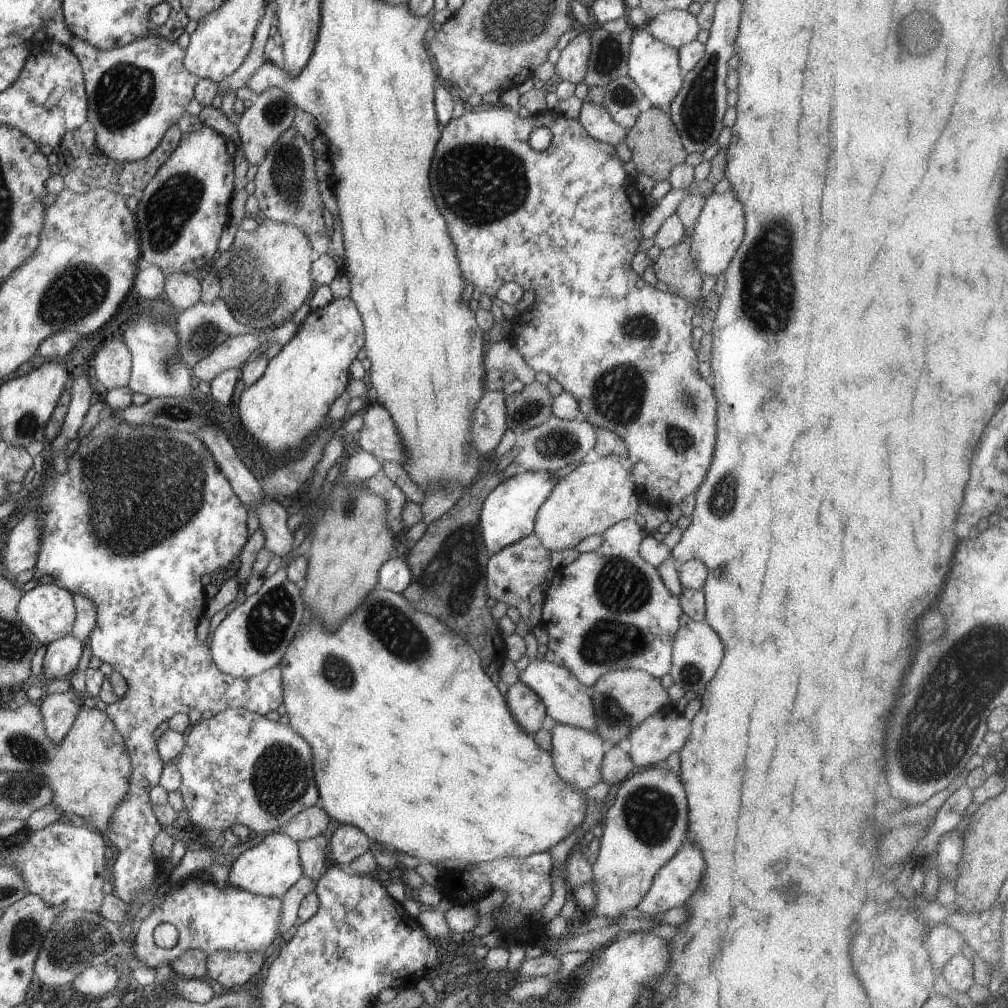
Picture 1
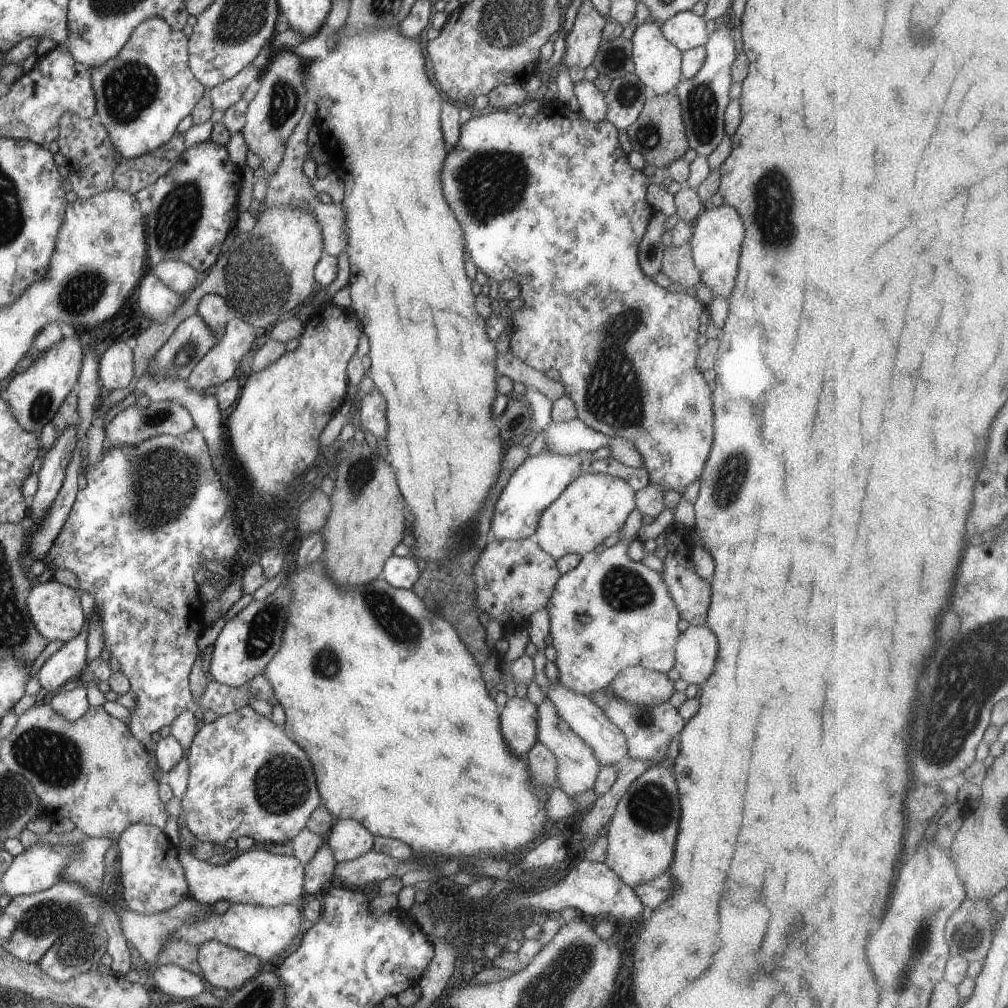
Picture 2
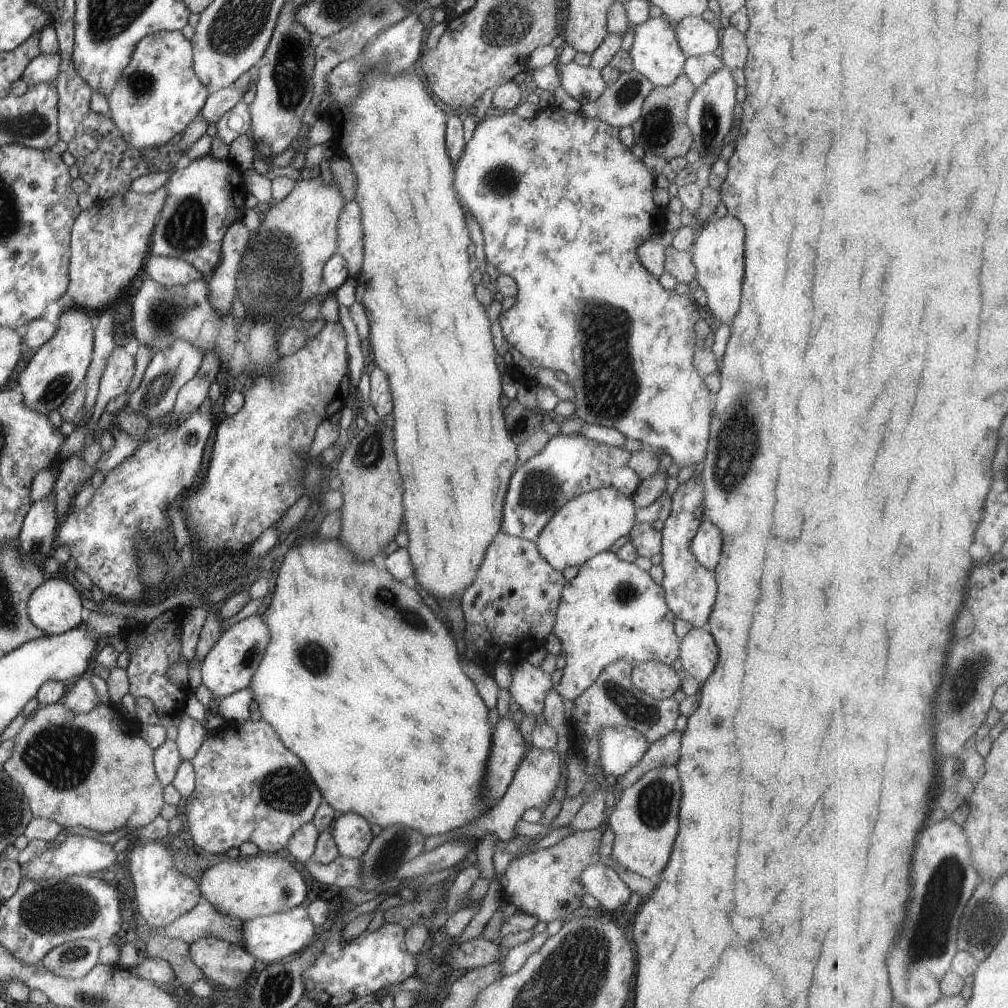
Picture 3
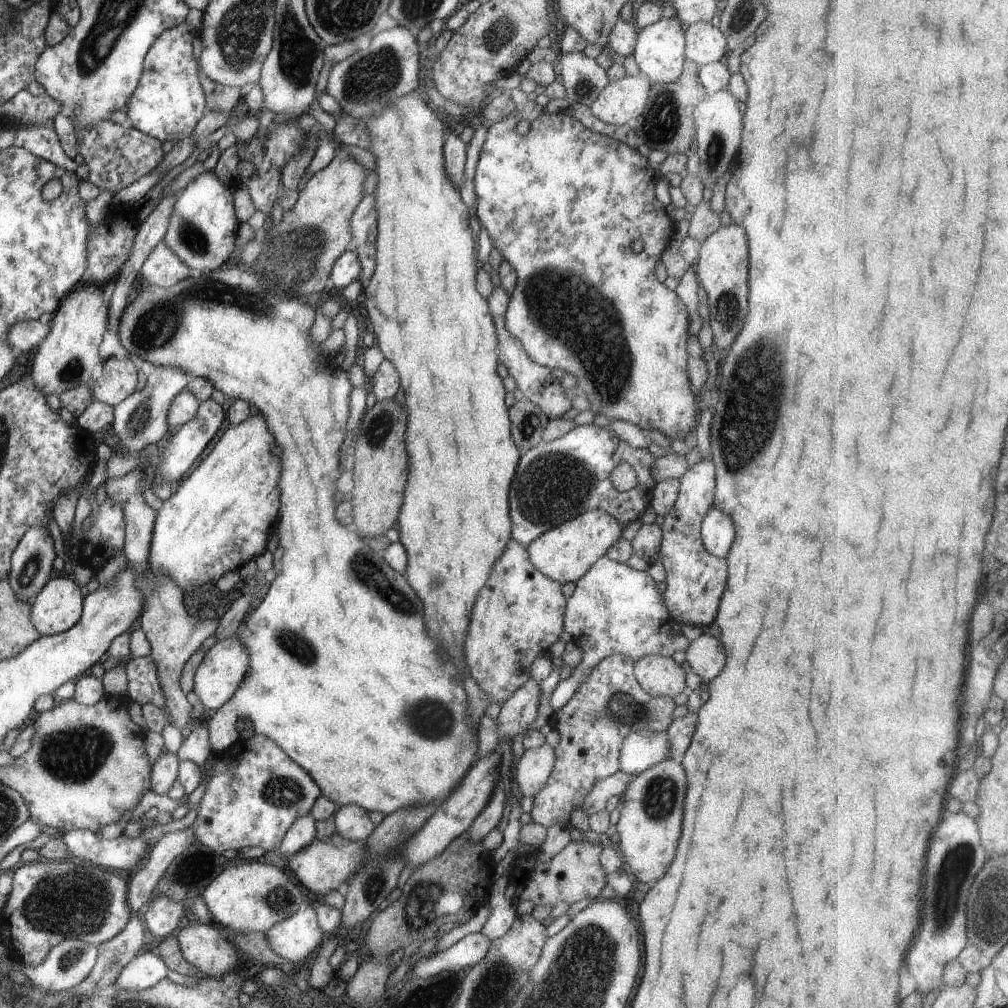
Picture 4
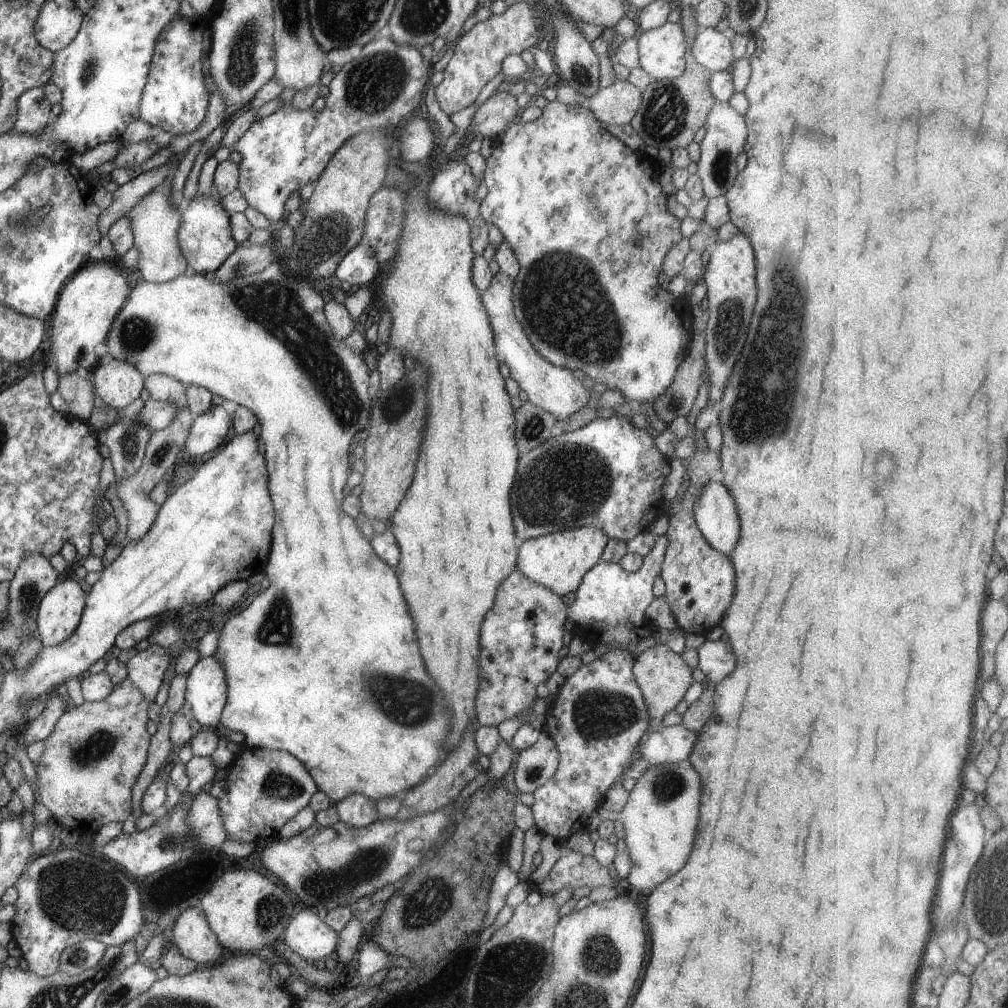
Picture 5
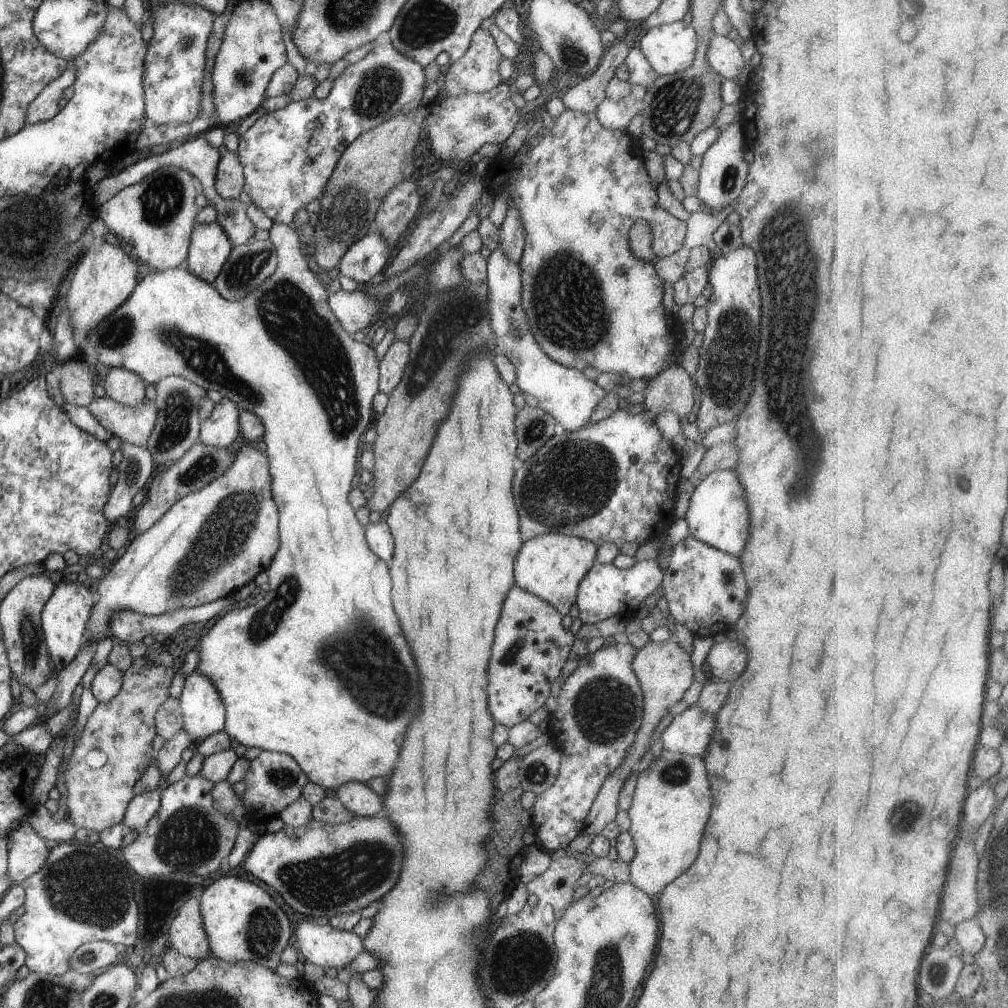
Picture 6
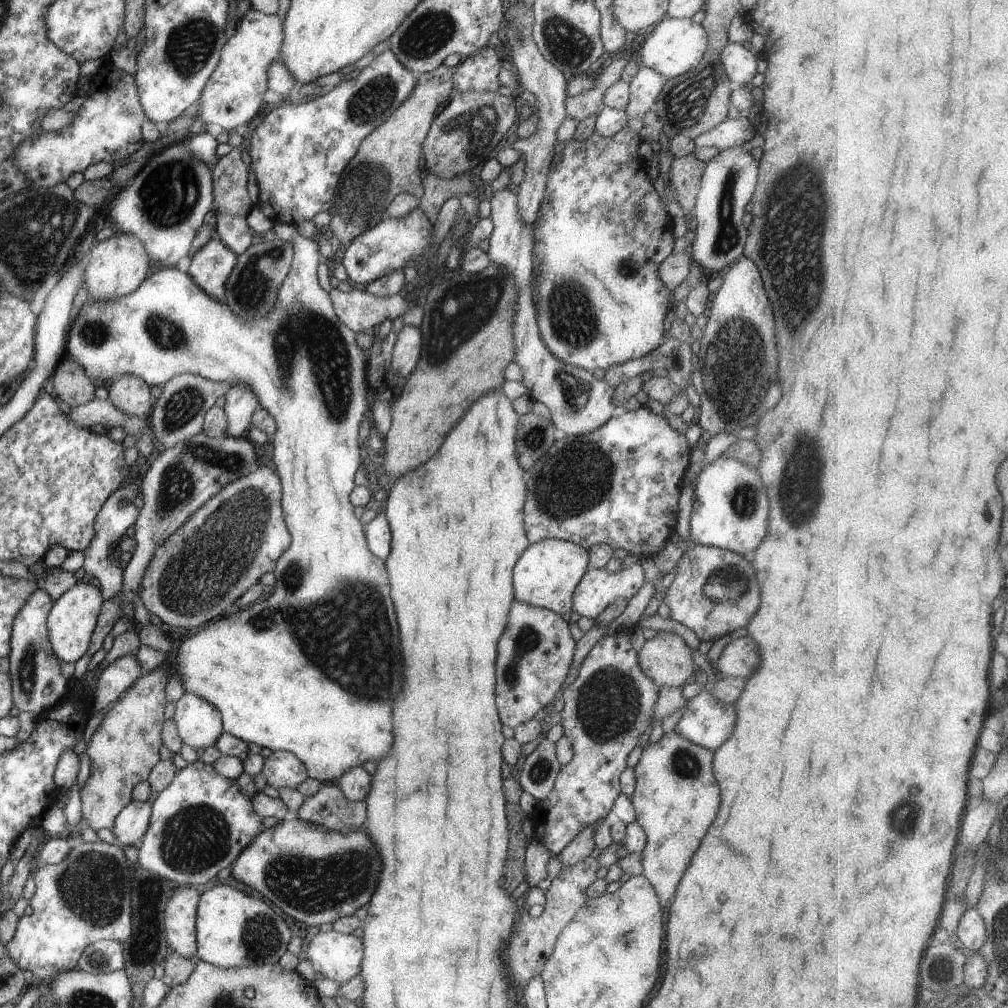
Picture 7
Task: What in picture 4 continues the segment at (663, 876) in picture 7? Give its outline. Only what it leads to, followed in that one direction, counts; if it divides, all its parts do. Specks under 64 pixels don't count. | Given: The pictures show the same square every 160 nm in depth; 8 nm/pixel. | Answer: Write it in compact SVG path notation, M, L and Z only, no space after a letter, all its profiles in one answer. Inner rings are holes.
M667 759L635 776L624 792L625 802L616 824L619 837L616 847L638 882L653 886L672 864L682 830L682 806L686 796L684 772L681 764Z

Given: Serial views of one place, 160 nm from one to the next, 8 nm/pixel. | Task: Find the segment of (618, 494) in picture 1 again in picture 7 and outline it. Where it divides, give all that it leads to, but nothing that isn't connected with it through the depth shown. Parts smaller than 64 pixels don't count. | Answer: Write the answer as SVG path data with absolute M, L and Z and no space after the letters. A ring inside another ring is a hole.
M561 539L530 544L513 568L513 597L516 601L564 616L573 610L573 594L589 564L589 550Z

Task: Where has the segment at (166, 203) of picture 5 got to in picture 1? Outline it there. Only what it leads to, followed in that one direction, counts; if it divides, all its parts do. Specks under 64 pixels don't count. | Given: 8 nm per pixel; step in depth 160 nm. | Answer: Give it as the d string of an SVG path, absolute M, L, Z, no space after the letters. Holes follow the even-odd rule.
M186 273L165 276L165 293L172 311L182 312L201 301L201 283Z

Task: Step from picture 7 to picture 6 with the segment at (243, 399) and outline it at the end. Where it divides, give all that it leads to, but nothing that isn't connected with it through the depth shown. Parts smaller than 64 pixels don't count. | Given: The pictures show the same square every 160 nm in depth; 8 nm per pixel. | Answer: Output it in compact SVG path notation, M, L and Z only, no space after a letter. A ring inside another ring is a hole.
M228 397L215 404L210 418L203 421L198 442L205 445L235 448L240 436L239 416L241 408Z

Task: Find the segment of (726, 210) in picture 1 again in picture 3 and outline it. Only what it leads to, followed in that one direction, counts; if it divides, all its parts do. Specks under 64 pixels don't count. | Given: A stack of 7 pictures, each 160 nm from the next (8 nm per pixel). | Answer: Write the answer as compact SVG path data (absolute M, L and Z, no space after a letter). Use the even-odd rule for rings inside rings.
M725 216L703 226L698 232L695 243L690 250L696 267L696 281L694 285L704 288L707 305L714 316L714 325L732 324L741 305L742 283L745 271L745 228L734 217Z

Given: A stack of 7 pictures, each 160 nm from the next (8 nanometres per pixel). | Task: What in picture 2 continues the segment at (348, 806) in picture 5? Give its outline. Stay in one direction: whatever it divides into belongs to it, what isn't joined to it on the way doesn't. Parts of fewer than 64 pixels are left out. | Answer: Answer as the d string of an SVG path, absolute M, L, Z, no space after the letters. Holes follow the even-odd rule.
M340 819L332 826L326 844L337 863L356 860L373 850L374 836L356 820Z

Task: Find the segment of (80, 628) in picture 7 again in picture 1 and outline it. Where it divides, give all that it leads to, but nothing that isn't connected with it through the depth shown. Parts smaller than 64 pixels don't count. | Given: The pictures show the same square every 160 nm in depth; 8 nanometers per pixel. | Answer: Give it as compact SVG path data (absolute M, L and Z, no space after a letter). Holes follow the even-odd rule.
M39 584L30 592L23 594L21 602L18 604L18 618L27 630L34 634L40 645L49 646L52 642L70 635L72 626L76 619L73 594L66 588L58 584L41 585Z

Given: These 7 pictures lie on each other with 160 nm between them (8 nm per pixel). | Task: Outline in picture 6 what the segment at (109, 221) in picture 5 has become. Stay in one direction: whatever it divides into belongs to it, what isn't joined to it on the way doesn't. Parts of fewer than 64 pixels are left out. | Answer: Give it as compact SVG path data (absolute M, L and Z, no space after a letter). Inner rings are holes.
M92 221L88 228L92 230L93 244L78 256L76 272L72 276L67 293L66 310L71 318L73 332L83 330L86 334L94 326L112 314L129 296L138 284L138 261L126 249L123 243L111 245L103 238L109 232L104 221Z

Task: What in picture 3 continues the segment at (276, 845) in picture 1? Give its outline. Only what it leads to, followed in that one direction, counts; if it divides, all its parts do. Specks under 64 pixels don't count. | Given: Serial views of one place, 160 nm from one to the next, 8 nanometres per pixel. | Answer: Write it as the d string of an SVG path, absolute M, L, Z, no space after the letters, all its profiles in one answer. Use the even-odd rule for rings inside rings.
M280 854L240 855L206 868L201 876L199 890L206 901L222 914L228 914L240 921L288 912L301 906L308 896L304 878Z

